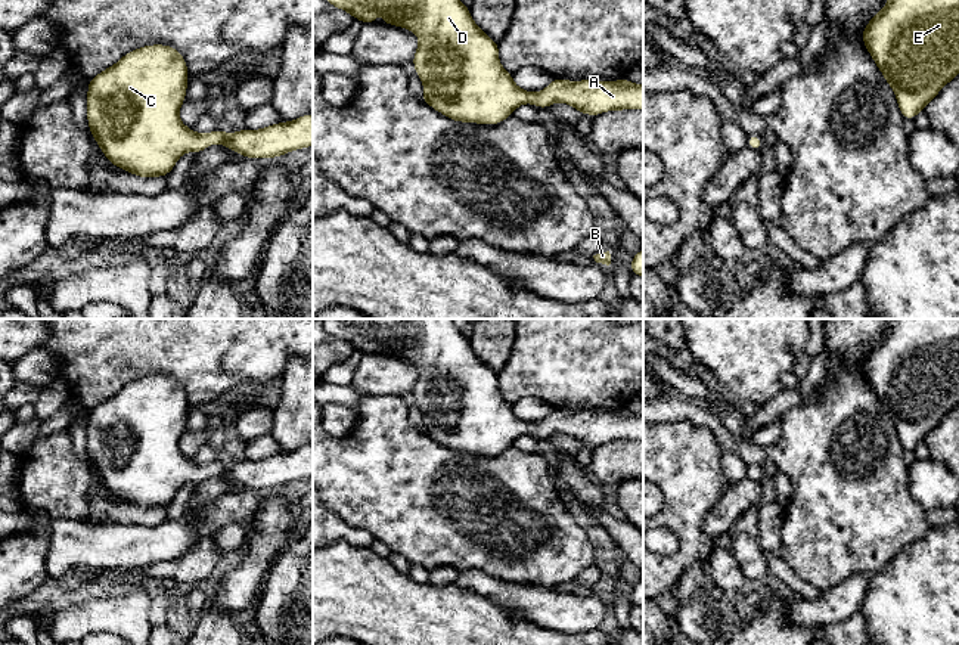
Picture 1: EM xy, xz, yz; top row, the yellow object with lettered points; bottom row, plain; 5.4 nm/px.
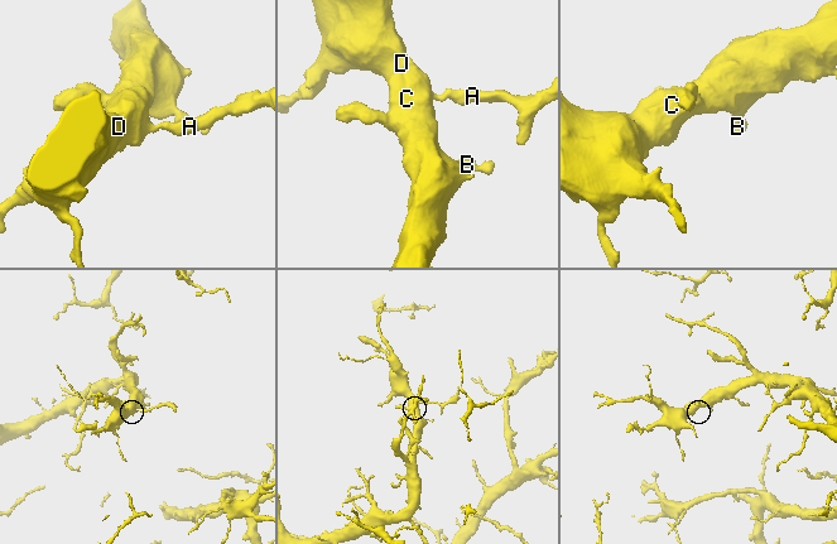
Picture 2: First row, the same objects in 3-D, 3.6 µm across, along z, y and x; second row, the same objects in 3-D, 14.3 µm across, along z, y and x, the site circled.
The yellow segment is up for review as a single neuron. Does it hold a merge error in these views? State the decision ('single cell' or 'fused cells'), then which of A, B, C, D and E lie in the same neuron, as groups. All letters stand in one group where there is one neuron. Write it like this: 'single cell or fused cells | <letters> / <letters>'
single cell | A B C D E

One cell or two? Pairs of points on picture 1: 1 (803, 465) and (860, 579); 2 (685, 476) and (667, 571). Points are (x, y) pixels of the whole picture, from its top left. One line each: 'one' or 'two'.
1: two
2: one

